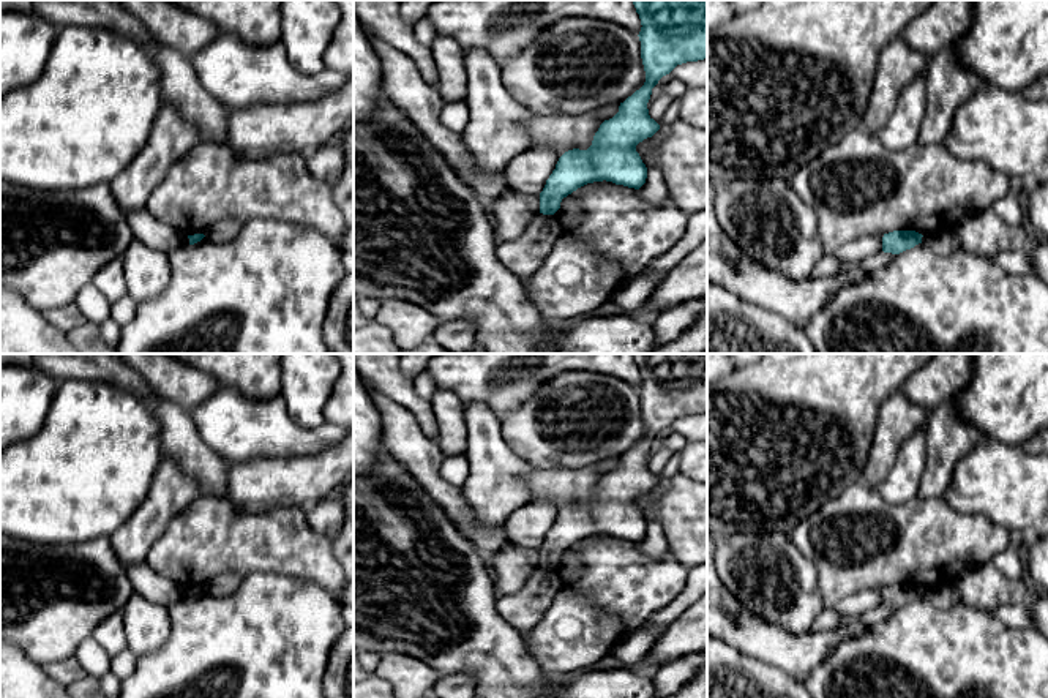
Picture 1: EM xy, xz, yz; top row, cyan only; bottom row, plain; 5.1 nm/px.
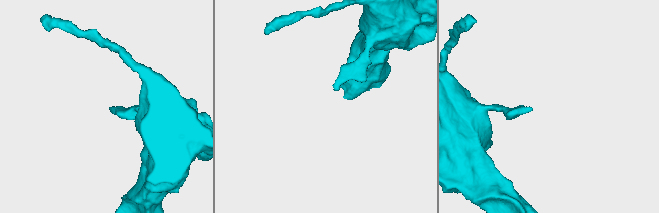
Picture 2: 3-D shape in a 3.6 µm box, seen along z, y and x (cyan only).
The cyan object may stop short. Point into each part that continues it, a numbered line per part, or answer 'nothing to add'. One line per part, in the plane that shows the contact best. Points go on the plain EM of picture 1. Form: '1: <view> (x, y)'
nothing to add

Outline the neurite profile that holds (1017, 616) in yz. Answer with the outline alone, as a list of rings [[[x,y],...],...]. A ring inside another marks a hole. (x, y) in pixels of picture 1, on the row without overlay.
[[[1031,592],[1026,599],[1012,606],[1001,606],[994,611],[988,611],[991,616],[1001,619],[1005,625],[1012,629],[1024,629],[1032,625],[1032,605],[1039,592]]]

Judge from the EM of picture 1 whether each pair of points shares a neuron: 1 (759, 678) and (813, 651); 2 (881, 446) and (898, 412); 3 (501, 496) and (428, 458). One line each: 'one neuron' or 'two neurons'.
1: two neurons
2: one neuron
3: two neurons

